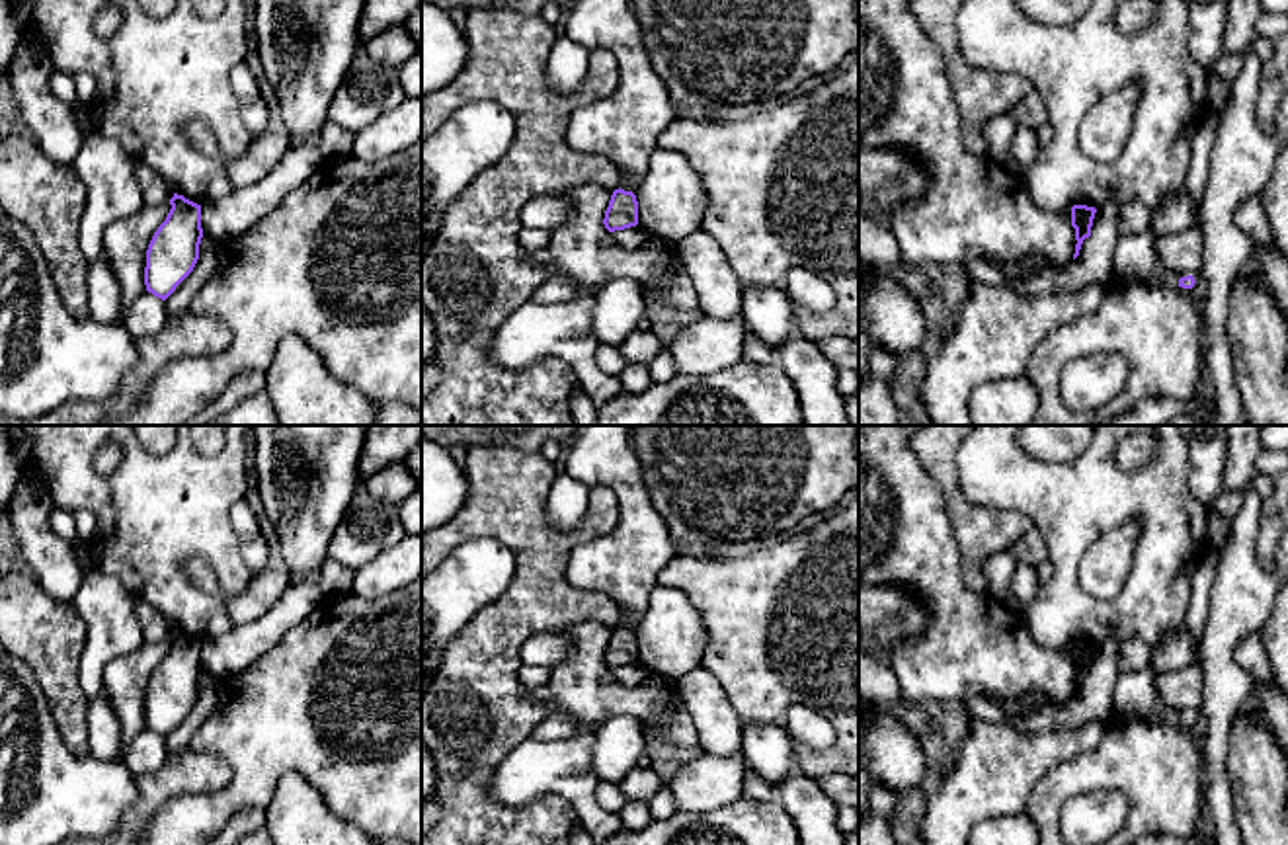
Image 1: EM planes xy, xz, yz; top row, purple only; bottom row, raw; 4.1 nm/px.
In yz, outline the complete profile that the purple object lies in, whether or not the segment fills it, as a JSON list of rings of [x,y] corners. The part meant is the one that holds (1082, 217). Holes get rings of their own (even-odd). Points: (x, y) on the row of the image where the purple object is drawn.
[[[1087,205],[1071,207],[1071,226],[1075,228],[1075,240],[1077,240],[1073,260],[1079,256],[1083,240],[1091,236],[1095,213],[1097,209]]]

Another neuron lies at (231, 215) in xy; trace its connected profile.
[[[295,142],[258,183],[234,187],[228,195],[201,205],[203,236],[219,246],[246,232],[295,187],[306,183],[322,162],[324,156],[314,142]]]

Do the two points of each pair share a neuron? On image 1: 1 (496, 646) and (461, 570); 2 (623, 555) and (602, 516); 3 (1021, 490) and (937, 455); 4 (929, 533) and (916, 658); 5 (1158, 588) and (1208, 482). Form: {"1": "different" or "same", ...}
{"1": "different", "2": "different", "3": "different", "4": "same", "5": "different"}

